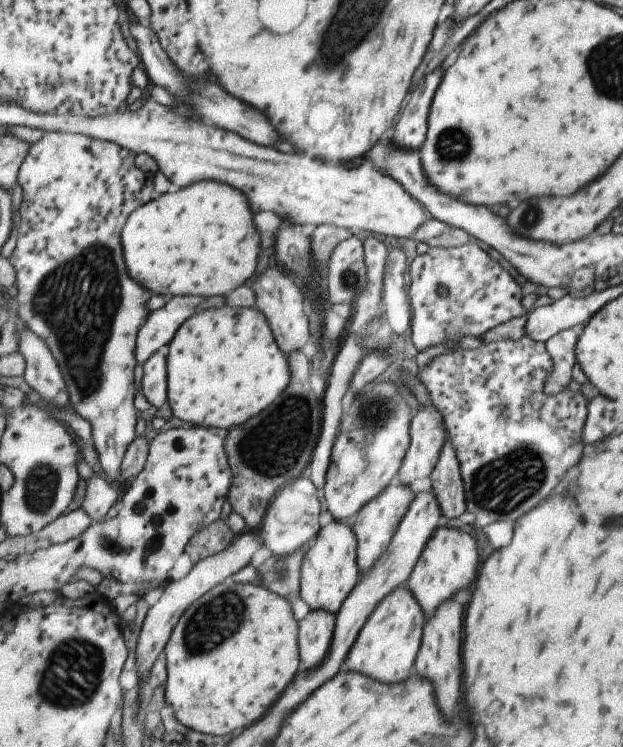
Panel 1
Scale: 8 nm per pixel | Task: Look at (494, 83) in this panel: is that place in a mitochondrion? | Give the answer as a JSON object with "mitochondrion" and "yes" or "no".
{"mitochondrion":"no"}

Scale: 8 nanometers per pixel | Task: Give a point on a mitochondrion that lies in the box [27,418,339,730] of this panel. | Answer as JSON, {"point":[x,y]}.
{"point":[73,673]}

